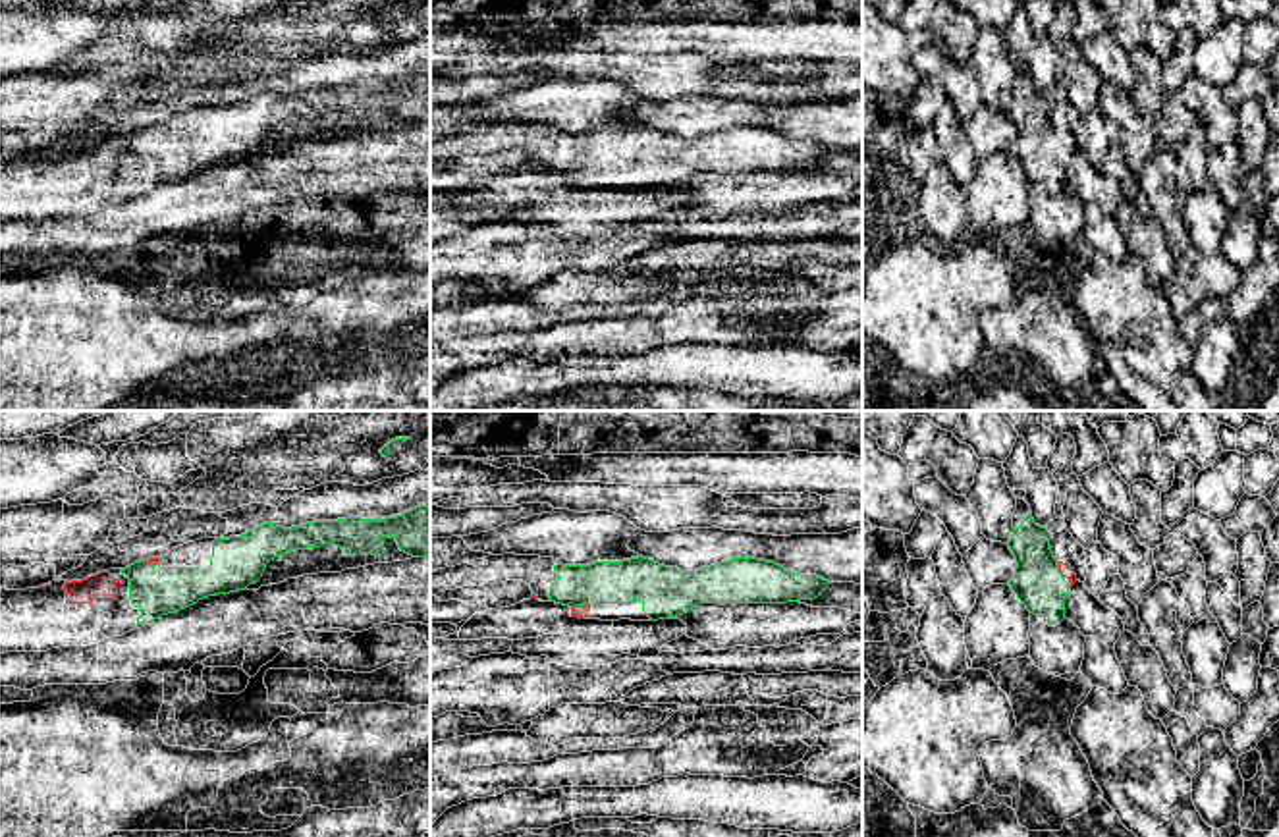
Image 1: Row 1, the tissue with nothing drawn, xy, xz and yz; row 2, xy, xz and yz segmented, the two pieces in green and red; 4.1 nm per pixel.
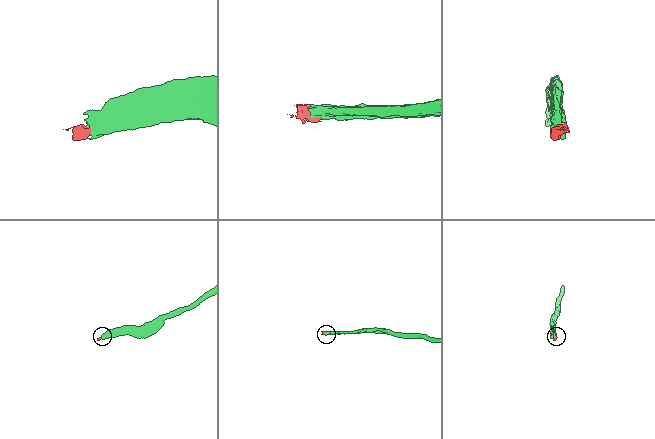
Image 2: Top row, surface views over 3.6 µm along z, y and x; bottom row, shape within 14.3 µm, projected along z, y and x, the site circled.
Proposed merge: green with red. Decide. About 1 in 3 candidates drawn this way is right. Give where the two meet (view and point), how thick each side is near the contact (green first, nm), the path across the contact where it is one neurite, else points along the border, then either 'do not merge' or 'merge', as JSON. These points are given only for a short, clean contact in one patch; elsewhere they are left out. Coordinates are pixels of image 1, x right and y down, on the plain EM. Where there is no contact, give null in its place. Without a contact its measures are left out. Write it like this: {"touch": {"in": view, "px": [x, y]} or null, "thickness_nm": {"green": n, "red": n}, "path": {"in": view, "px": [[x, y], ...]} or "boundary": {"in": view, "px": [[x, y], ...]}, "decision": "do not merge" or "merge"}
{"touch": {"in": "yz", "px": [1058, 137]}, "thickness_nm": {"green": 200, "red": 60}, "path": {"in": "yz", "px": [[1038, 153], [1058, 137], [1065, 137]]}, "decision": "merge"}

